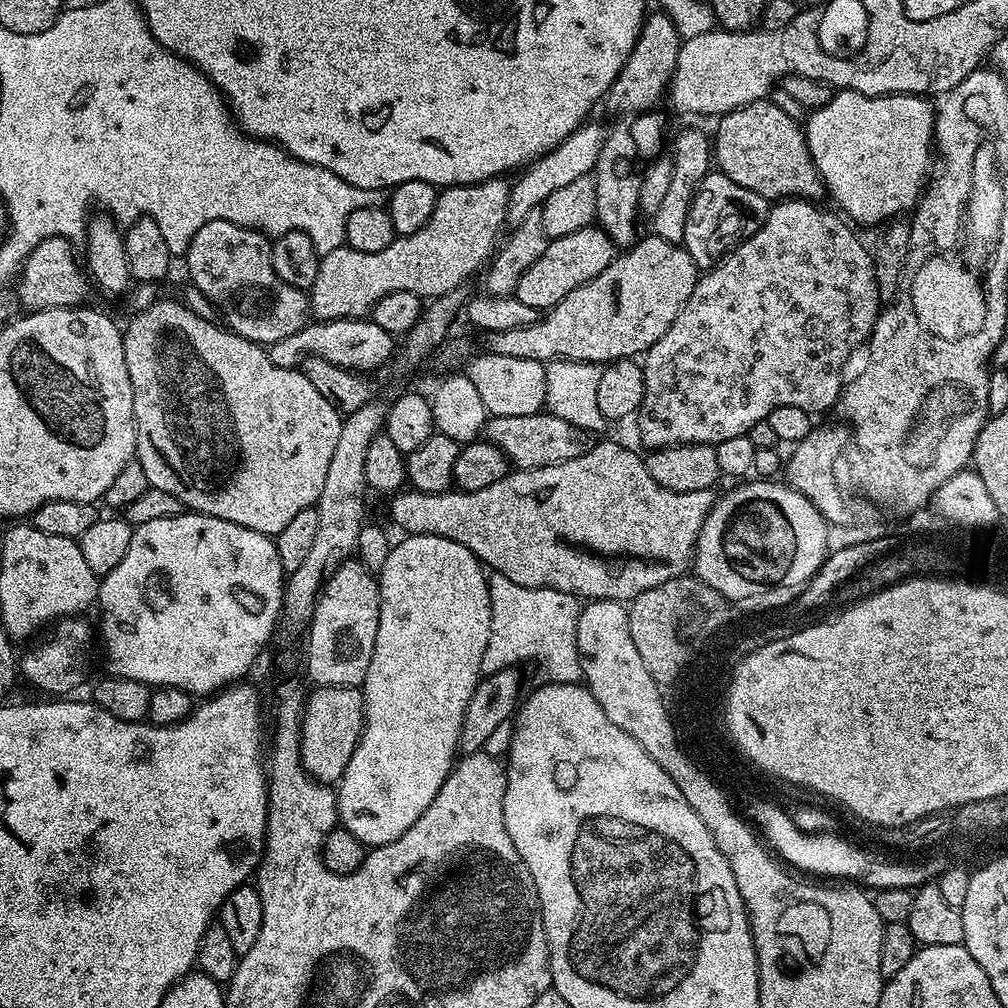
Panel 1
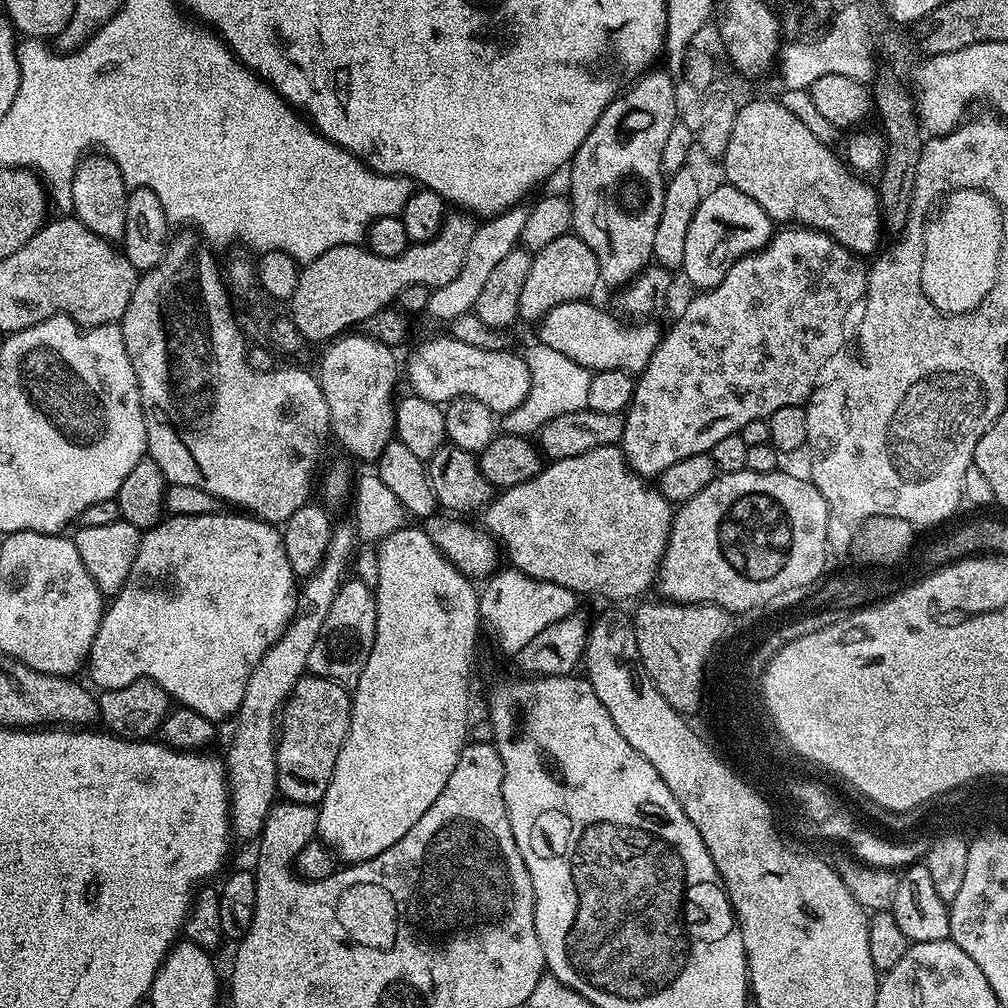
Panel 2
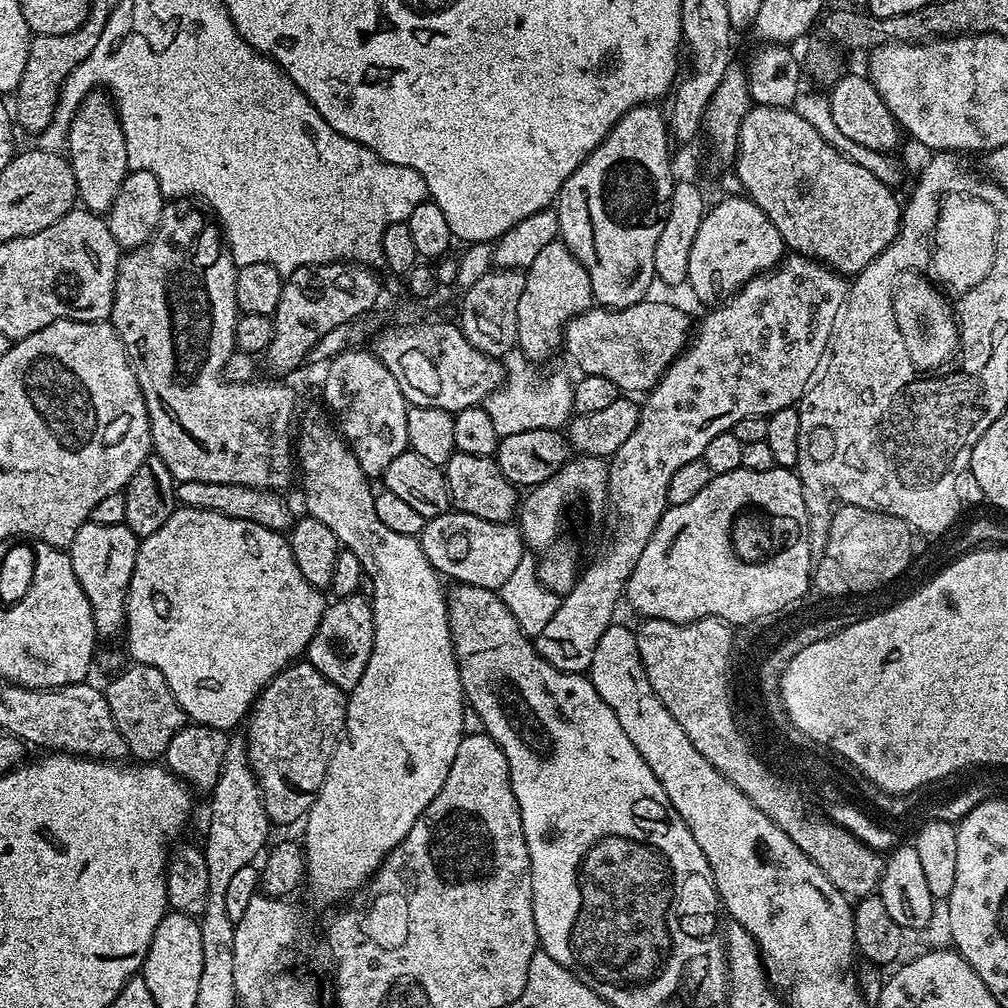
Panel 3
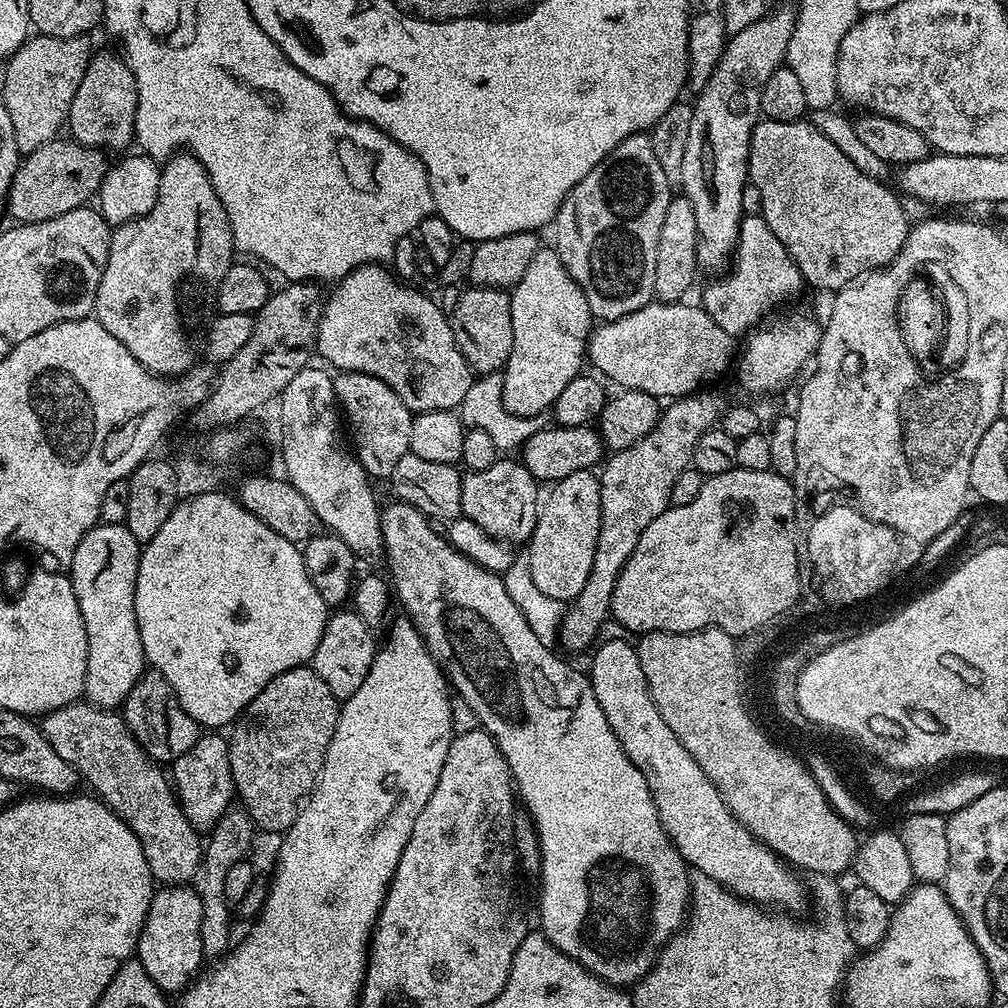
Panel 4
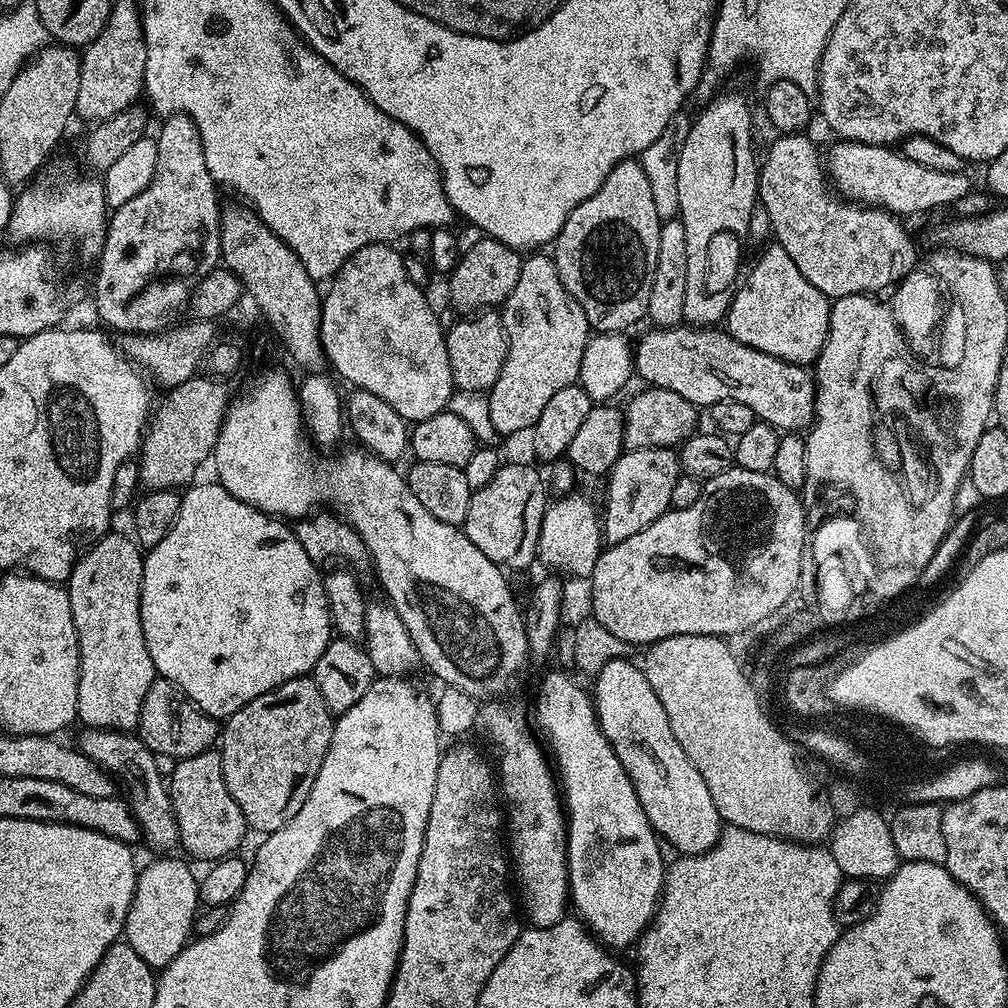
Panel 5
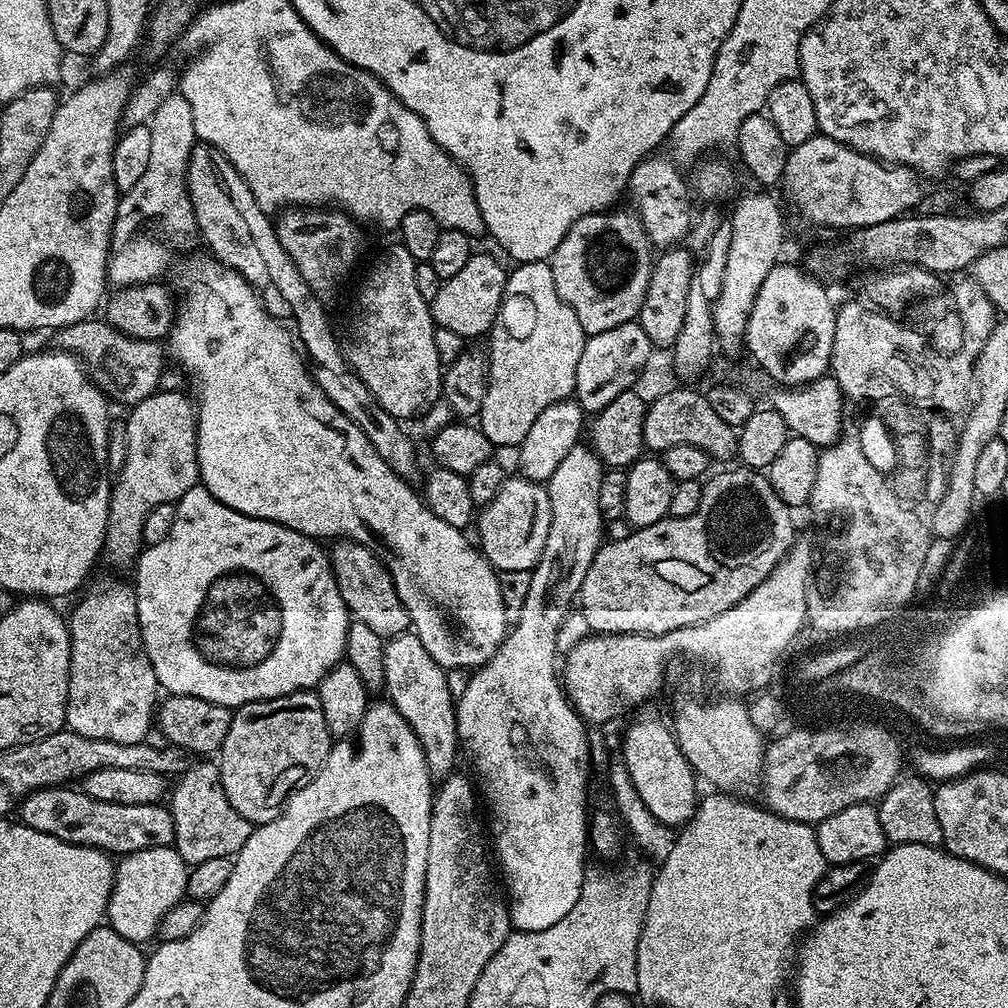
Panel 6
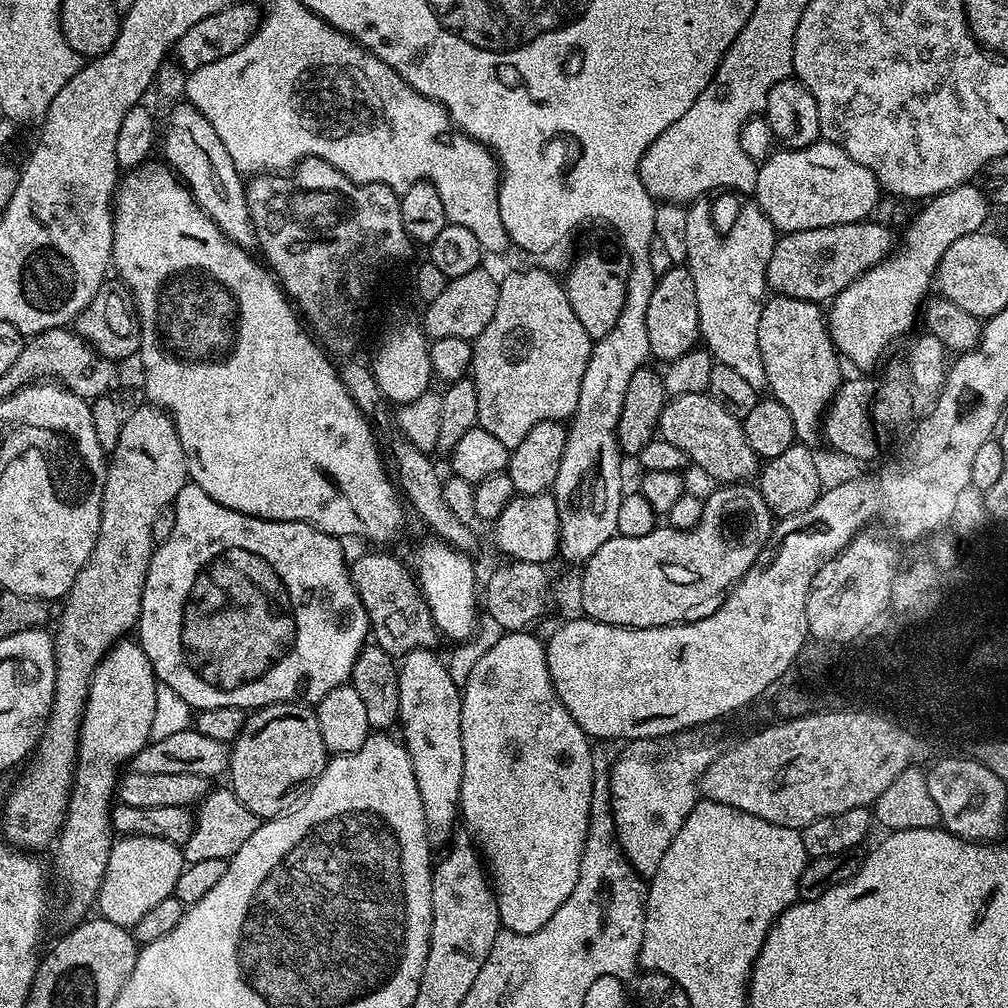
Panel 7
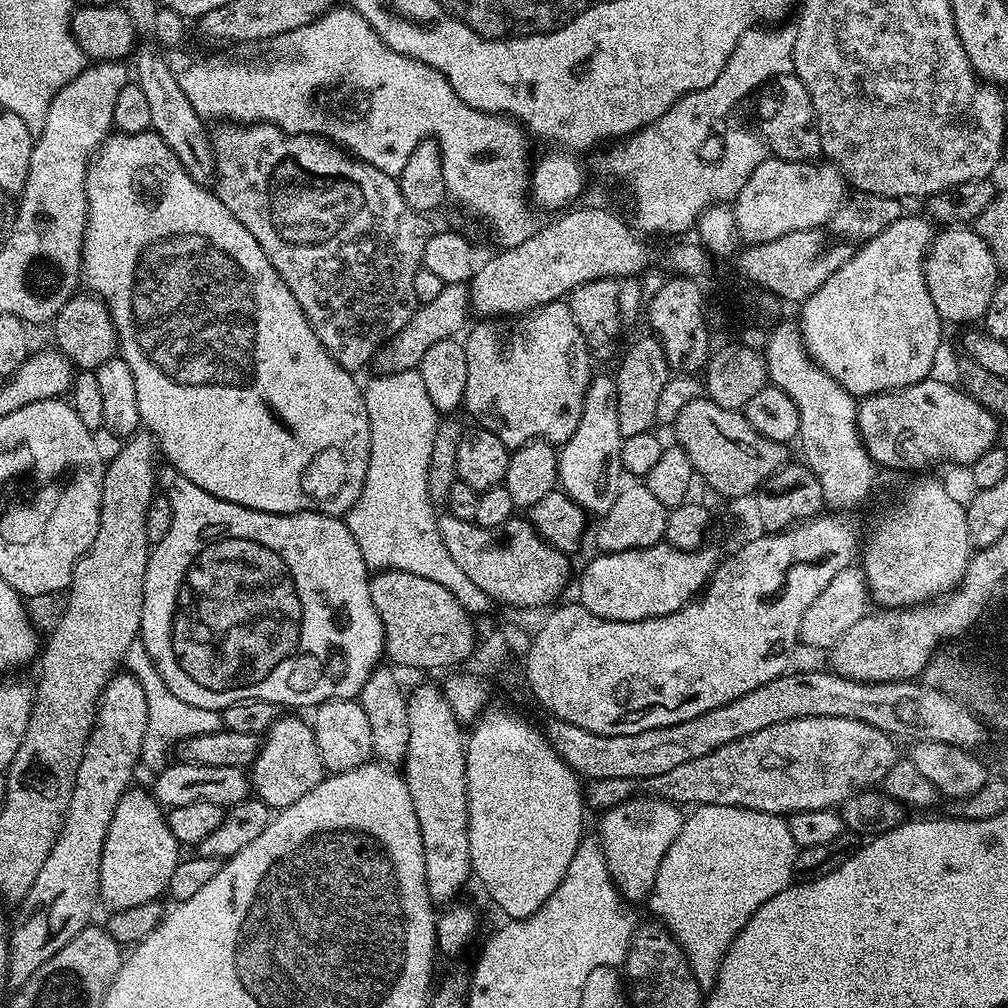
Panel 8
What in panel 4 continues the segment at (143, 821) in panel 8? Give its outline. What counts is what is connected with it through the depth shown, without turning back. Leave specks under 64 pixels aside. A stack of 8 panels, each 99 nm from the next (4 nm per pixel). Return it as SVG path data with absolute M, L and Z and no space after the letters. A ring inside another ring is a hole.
M164 886L153 895L134 956L140 961L142 970L146 970L146 974L150 974L152 981L160 987L161 992L183 992L201 971L200 963L205 963L206 960L200 937L201 926L202 902L195 887Z

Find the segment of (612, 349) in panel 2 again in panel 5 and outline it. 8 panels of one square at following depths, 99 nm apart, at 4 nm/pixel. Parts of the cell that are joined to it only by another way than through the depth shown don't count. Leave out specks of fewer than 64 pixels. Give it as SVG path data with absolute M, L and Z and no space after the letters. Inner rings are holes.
M716 326L653 327L651 331L634 344L634 372L645 380L645 385L674 390L674 394L682 394L686 402L697 406L710 406L714 402L727 400L742 402L754 410L757 421L770 424L784 434L799 433L813 423L816 415L816 382L813 373L805 365L791 364L762 350L754 350L735 340L727 330Z

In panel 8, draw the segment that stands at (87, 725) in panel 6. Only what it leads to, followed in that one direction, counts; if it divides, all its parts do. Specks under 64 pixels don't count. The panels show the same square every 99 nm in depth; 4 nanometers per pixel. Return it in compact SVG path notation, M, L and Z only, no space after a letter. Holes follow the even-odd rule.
M116 674L113 675L112 679L108 681L108 685L104 687L104 693L100 695L100 705L98 706L98 710L96 711L96 721L94 722L94 726L92 727L92 733L90 734L90 738L86 742L86 750L82 754L82 762L78 766L78 778L74 778L74 794L70 794L70 806L66 810L66 818L62 822L62 830L58 834L58 838L54 842L54 850L50 850L50 858L46 858L45 864L42 866L42 870L38 870L38 878L34 878L34 886L30 886L30 890L26 894L26 898L19 905L18 911L20 913L17 914L16 920L14 916L14 923L10 928L10 937L9 937L9 967L8 967L8 987L9 989L15 990L21 988L23 984L25 984L30 978L30 974L34 974L34 970L38 970L38 966L42 966L42 962L46 962L50 958L54 958L54 954L58 954L58 950L62 950L62 946L66 946L66 942L70 942L70 938L74 938L74 934L78 934L86 927L89 927L90 921L88 920L92 916L92 907L95 904L98 904L98 897L100 894L100 867L102 866L102 846L106 842L106 830L110 830L110 818L114 818L114 810L118 806L118 802L122 798L122 794L127 792L130 785L133 783L132 775L135 774L136 768L138 769L138 765L140 764L140 755L142 754L142 742L146 738L146 718L148 717L148 711L146 710L146 694L142 691L142 686L138 682L136 678L133 676L129 676L127 674Z

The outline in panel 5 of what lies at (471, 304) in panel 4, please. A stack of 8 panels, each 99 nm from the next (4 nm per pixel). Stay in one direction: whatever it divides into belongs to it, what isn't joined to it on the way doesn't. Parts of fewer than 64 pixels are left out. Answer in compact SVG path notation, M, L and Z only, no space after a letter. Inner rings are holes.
M485 310L465 315L457 319L456 325L446 332L446 354L450 358L450 374L457 392L491 392L502 366L506 362L508 335L504 333L504 322L501 313L496 310Z

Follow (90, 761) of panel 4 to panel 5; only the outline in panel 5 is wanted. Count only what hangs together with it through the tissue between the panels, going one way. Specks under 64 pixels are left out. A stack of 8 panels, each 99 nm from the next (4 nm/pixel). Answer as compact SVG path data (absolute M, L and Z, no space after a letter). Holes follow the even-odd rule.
M85 727L80 736L79 751L85 752L95 764L101 764L107 772L128 791L126 803L132 809L134 818L140 827L140 835L143 843L148 843L153 848L153 853L168 854L180 843L176 815L172 809L172 798L169 785L160 777L160 768L156 753L150 751L144 745L139 735L128 730L114 728L90 728ZM124 783L124 784L123 784Z

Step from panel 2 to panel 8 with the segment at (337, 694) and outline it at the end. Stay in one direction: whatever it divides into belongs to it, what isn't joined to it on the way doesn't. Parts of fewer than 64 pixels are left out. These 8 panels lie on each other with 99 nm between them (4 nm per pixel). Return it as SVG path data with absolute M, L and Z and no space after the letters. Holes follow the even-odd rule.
M296 714L284 715L268 727L260 753L250 765L250 788L255 799L266 802L274 810L288 808L298 802L302 794L310 794L310 790L314 790L314 786L318 786L326 775L311 723L307 719L299 720Z

